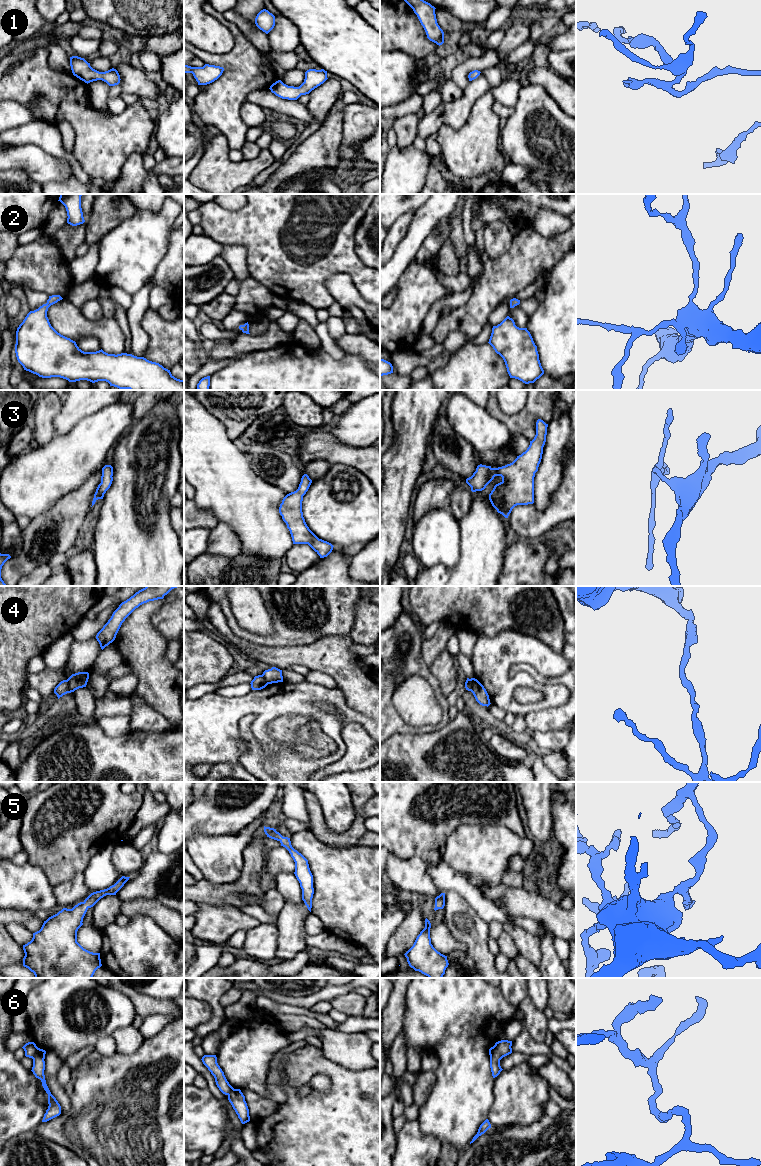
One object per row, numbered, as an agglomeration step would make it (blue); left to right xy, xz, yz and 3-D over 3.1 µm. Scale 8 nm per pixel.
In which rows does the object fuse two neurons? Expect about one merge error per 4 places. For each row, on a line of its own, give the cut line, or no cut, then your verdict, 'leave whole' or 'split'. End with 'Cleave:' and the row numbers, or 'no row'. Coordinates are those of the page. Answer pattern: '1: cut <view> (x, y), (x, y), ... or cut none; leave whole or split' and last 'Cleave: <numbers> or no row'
1: cut none; leave whole
2: cut none; leave whole
3: cut none; leave whole
4: cut xy (67, 679), (67, 685), (71, 691); split
5: cut none; leave whole
6: cut xy (37, 1047), (36, 1053), (32, 1058); split
Cleave: 4, 6

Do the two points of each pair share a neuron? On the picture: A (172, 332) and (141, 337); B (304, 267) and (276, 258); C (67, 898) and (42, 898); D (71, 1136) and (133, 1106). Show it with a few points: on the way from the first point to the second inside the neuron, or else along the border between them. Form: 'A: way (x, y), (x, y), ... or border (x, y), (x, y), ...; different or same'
A: border (145, 313), (141, 326), (148, 347), (143, 356); different
B: way (297, 260), (295, 258), (283, 258); same
C: border (52, 887), (57, 904); different
D: way (86, 1133), (106, 1133), (118, 1121); same

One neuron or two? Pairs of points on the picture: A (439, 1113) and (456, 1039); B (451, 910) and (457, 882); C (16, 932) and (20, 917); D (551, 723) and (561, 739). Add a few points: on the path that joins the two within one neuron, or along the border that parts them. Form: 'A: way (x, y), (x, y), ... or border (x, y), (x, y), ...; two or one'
A: way (456, 1095), (456, 1057); one
B: border (445, 892), (455, 890), (471, 907); two
C: border (10, 922), (16, 922), (32, 933); two
D: border (565, 729), (533, 732); two

